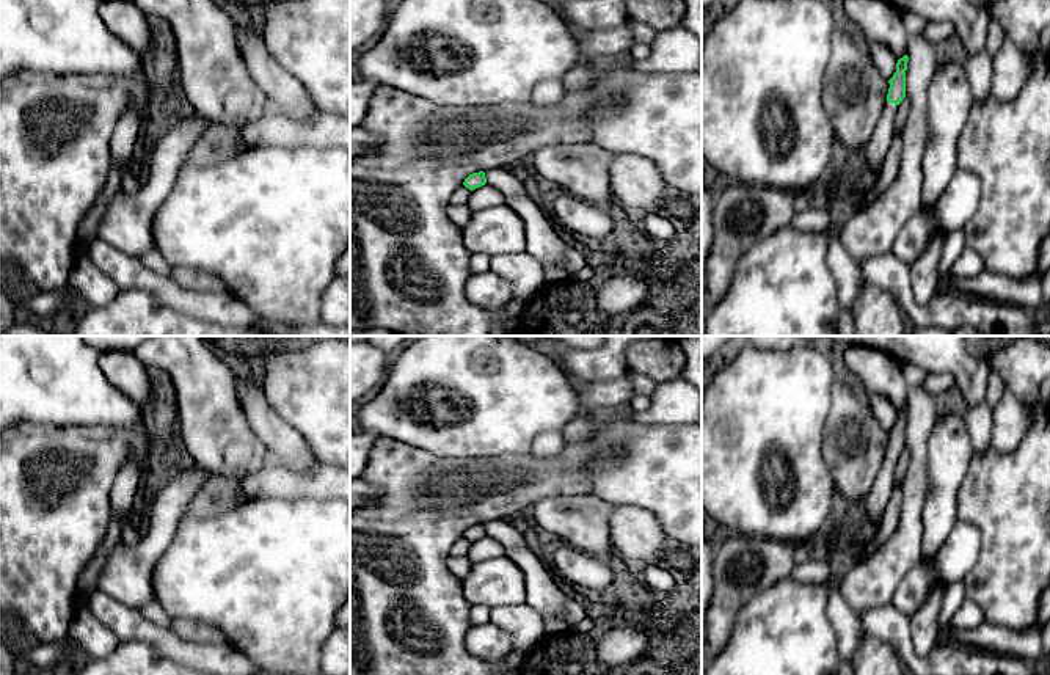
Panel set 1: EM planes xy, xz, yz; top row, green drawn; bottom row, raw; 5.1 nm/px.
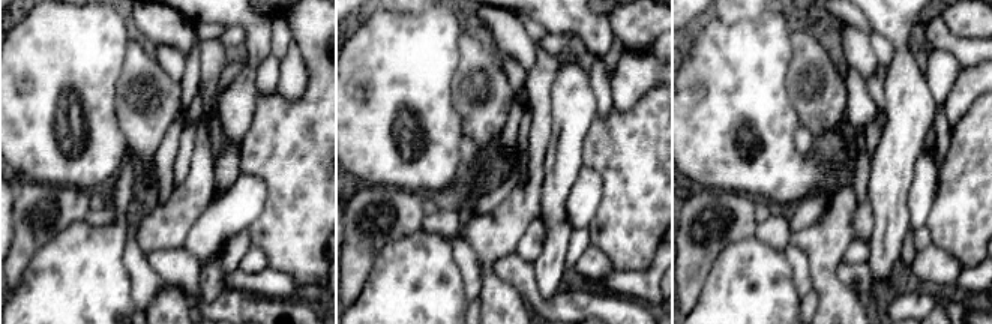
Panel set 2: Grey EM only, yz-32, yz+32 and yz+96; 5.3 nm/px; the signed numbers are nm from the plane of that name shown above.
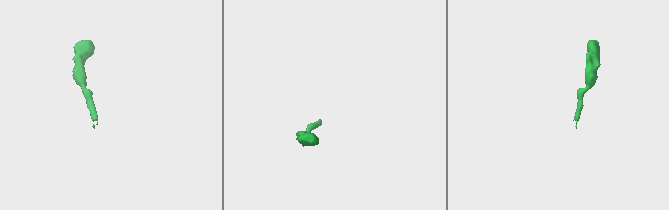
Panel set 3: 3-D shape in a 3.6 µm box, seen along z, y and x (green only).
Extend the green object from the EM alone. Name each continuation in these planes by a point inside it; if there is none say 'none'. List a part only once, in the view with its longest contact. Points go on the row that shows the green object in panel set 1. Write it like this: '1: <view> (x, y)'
1: yz (876, 149)

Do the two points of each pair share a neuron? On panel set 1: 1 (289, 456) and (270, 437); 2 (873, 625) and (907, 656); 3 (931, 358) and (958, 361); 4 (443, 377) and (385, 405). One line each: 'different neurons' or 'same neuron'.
1: same neuron
2: same neuron
3: same neuron
4: same neuron

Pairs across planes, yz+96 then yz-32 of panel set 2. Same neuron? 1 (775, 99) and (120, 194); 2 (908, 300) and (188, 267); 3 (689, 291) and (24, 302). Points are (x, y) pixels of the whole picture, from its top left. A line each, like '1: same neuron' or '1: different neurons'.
1: different neurons
2: same neuron
3: different neurons

